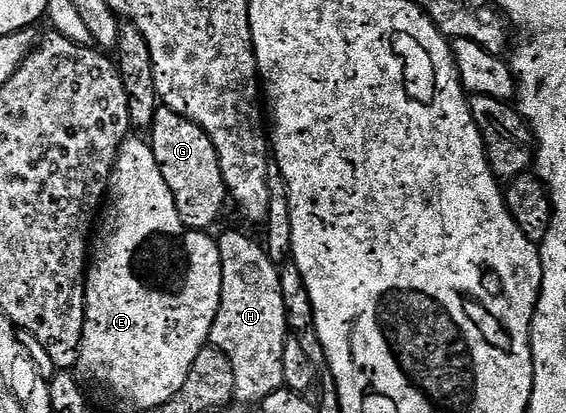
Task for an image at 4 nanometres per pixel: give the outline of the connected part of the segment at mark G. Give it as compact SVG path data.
M162 105L154 124L148 128L148 142L154 150L156 165L160 165L160 173L164 173L164 181L168 181L168 189L172 189L172 197L184 225L192 231L210 229L221 217L222 206L228 203L228 192L216 145L212 145L208 133L188 117Z

